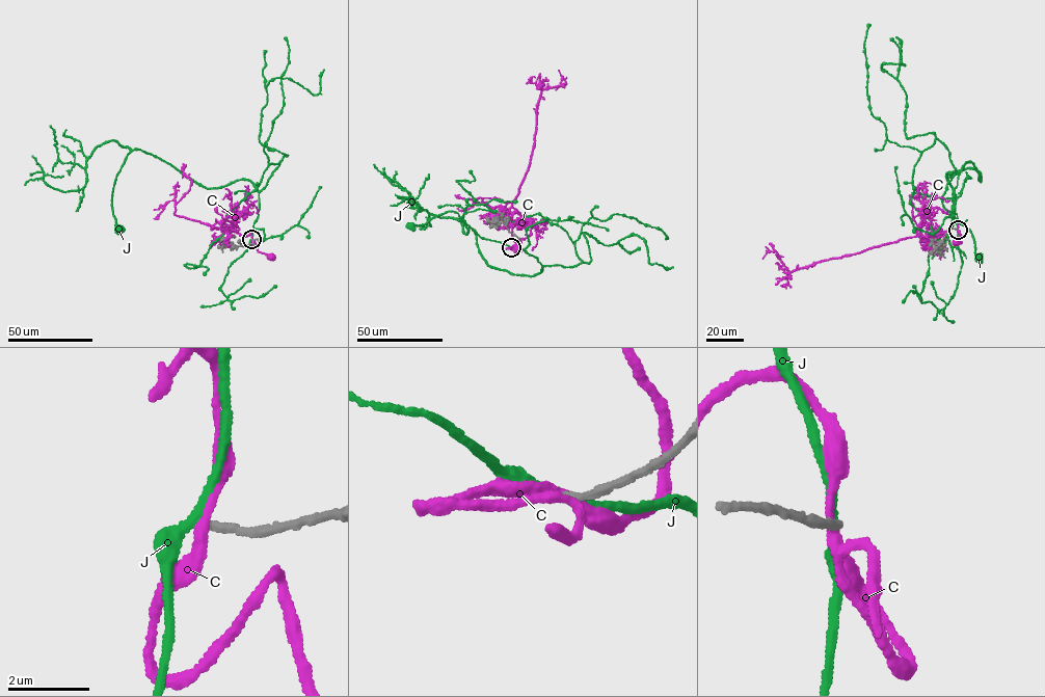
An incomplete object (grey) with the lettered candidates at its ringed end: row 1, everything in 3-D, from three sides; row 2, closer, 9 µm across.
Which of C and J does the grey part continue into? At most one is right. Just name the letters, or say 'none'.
none

